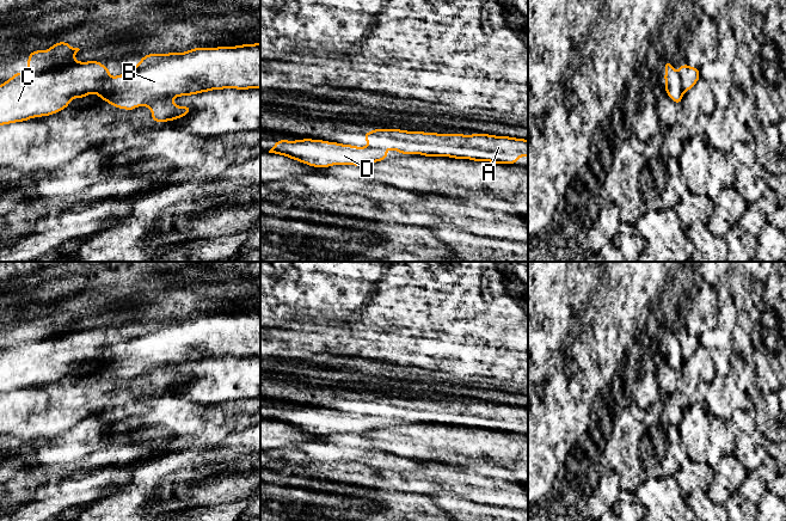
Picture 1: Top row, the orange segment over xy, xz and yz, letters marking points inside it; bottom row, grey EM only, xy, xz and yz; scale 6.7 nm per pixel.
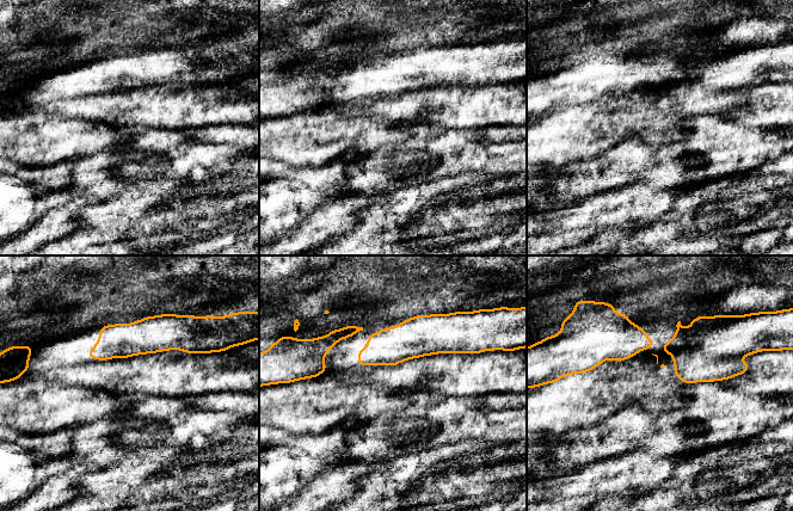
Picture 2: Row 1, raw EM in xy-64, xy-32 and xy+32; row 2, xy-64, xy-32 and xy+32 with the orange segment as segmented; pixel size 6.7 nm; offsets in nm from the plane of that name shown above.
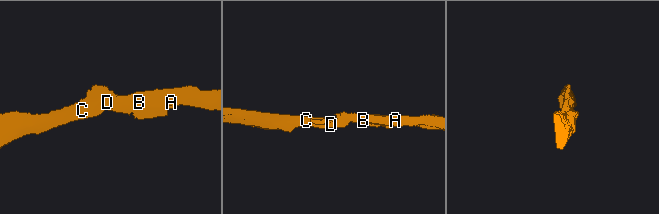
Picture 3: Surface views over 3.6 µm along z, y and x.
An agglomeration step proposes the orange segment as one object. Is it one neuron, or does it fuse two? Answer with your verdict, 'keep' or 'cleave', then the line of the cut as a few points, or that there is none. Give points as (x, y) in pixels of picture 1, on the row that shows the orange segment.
keep; no cut

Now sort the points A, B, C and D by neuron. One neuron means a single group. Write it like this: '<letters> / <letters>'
A B C D

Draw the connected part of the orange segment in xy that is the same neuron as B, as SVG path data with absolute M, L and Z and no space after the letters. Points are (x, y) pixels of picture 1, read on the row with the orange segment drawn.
M59 42L50 49L33 50L27 57L27 69L16 73L12 78L0 85L0 125L25 122L33 117L50 116L69 106L73 98L84 98L91 93L109 104L125 110L134 110L136 106L148 106L152 110L153 122L167 122L188 115L191 106L177 106L172 99L180 96L191 96L213 90L260 90L260 42L256 44L242 44L235 47L194 48L185 53L147 54L131 71L112 78L109 68L100 61L79 62L74 55L79 48L70 48L68 42Z

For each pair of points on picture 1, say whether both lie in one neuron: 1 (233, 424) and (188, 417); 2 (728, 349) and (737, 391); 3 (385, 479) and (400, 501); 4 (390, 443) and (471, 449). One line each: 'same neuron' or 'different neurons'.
1: same neuron
2: same neuron
3: different neurons
4: same neuron

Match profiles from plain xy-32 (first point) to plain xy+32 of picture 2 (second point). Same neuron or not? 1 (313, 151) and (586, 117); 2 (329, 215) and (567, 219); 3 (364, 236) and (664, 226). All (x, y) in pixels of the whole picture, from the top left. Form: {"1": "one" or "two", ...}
{"1": "two", "2": "one", "3": "one"}

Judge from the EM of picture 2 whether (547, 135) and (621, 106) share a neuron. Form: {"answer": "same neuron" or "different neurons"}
{"answer": "same neuron"}

